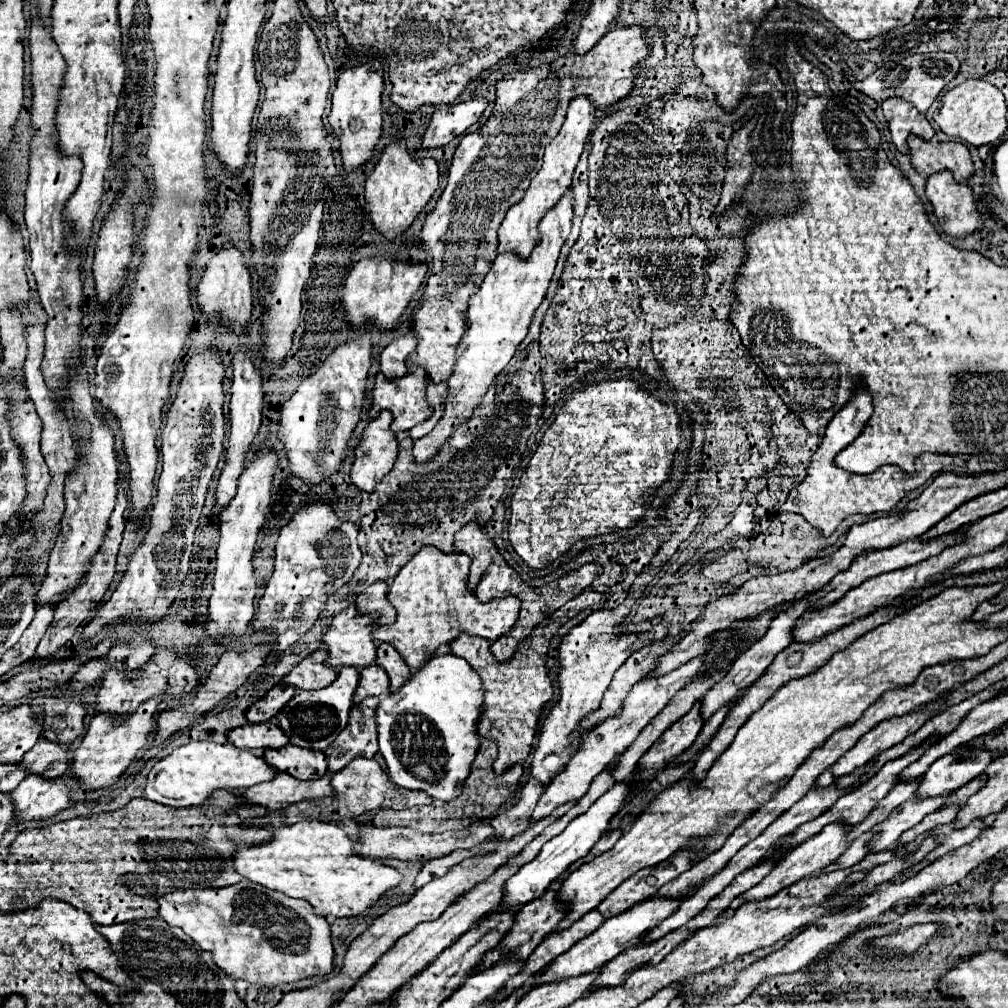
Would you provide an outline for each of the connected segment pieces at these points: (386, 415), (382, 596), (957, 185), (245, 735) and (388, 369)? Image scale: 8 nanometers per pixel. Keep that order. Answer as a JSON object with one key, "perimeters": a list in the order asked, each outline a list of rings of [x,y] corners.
{"perimeters":[[[[383,410],[375,420],[369,420],[355,448],[351,480],[359,490],[373,492],[397,460],[397,438],[389,432],[391,418],[391,412]]],[[[375,582],[375,584],[367,586],[367,590],[361,592],[355,600],[357,612],[359,614],[375,614],[377,612],[379,618],[375,620],[375,624],[391,624],[395,620],[397,612],[387,600],[387,590],[389,590],[387,582]]],[[[949,170],[929,176],[925,192],[945,234],[963,238],[981,228],[981,214],[969,184],[957,182]]],[[[259,722],[229,730],[227,742],[237,748],[283,748],[289,740],[275,722]]],[[[399,336],[395,338],[383,352],[379,358],[379,368],[385,376],[389,378],[399,378],[403,374],[407,374],[407,366],[405,366],[405,356],[409,356],[417,346],[417,340],[413,336]]]]}

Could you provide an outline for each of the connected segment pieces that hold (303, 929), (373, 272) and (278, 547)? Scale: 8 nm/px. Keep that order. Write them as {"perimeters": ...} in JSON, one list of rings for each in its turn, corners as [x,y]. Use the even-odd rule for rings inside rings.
{"perimeters":[[[[243,878],[235,886],[225,888],[179,888],[159,896],[157,902],[159,916],[171,926],[179,926],[201,950],[211,952],[217,966],[231,978],[275,988],[333,970],[329,924],[305,900],[289,898],[283,892]]],[[[373,256],[361,258],[353,270],[349,272],[343,288],[343,304],[347,310],[347,322],[353,326],[361,326],[365,322],[377,322],[381,328],[395,328],[399,316],[407,308],[411,296],[423,282],[427,272],[425,262],[403,262],[393,256]]],[[[327,496],[303,504],[293,514],[291,522],[279,530],[275,544],[275,570],[259,600],[253,628],[277,630],[275,640],[281,646],[277,652],[285,652],[313,626],[319,612],[325,608],[327,596],[347,584],[359,562],[361,550],[357,546],[357,524],[341,522]]]]}

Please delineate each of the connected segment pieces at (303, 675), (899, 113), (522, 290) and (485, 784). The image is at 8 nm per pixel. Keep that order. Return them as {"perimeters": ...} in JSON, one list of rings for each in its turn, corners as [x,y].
{"perimeters":[[[[323,648],[305,656],[287,676],[283,676],[283,684],[299,690],[319,690],[329,686],[337,678],[337,674],[333,668],[327,668],[323,664],[325,656],[327,656],[327,650]]],[[[889,98],[881,104],[881,108],[887,120],[891,138],[901,154],[909,154],[909,146],[907,146],[909,134],[917,134],[923,140],[931,140],[935,136],[935,130],[931,128],[927,118],[917,108],[913,108],[913,104],[901,98]]],[[[569,188],[561,200],[547,210],[547,214],[539,222],[539,244],[533,248],[529,258],[521,258],[515,252],[499,252],[493,260],[493,266],[489,274],[485,276],[481,288],[477,294],[469,300],[469,330],[461,340],[461,346],[457,348],[457,362],[451,378],[447,380],[447,396],[443,404],[443,416],[437,422],[437,426],[423,438],[415,440],[413,456],[417,462],[425,462],[425,458],[433,456],[437,448],[445,444],[445,440],[451,436],[451,432],[461,424],[461,420],[467,420],[473,412],[473,408],[481,402],[481,396],[487,392],[493,378],[509,364],[513,354],[517,352],[517,346],[527,336],[533,312],[541,304],[563,242],[567,240],[571,232],[571,220],[573,220],[573,188]]],[[[485,740],[479,744],[479,752],[477,758],[471,766],[471,774],[465,780],[465,786],[461,790],[461,794],[449,802],[435,802],[429,806],[411,806],[405,810],[393,810],[393,808],[381,808],[377,810],[373,824],[377,826],[411,826],[415,830],[421,832],[445,832],[445,830],[461,830],[469,824],[473,824],[475,820],[481,818],[491,818],[495,814],[495,810],[515,792],[521,774],[523,774],[523,766],[515,764],[509,770],[505,770],[503,774],[495,774],[493,772],[493,762],[497,756],[497,744],[493,740]]]]}

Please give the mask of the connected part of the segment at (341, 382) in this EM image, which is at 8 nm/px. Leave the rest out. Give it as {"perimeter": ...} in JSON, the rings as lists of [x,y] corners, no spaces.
{"perimeter":[[[371,330],[361,332],[357,338],[347,340],[339,344],[317,368],[315,374],[307,376],[299,390],[281,406],[281,426],[279,426],[279,438],[285,444],[291,472],[305,482],[321,482],[329,474],[341,468],[341,462],[345,458],[349,436],[359,422],[359,414],[363,408],[365,398],[365,378],[371,366]]]}

